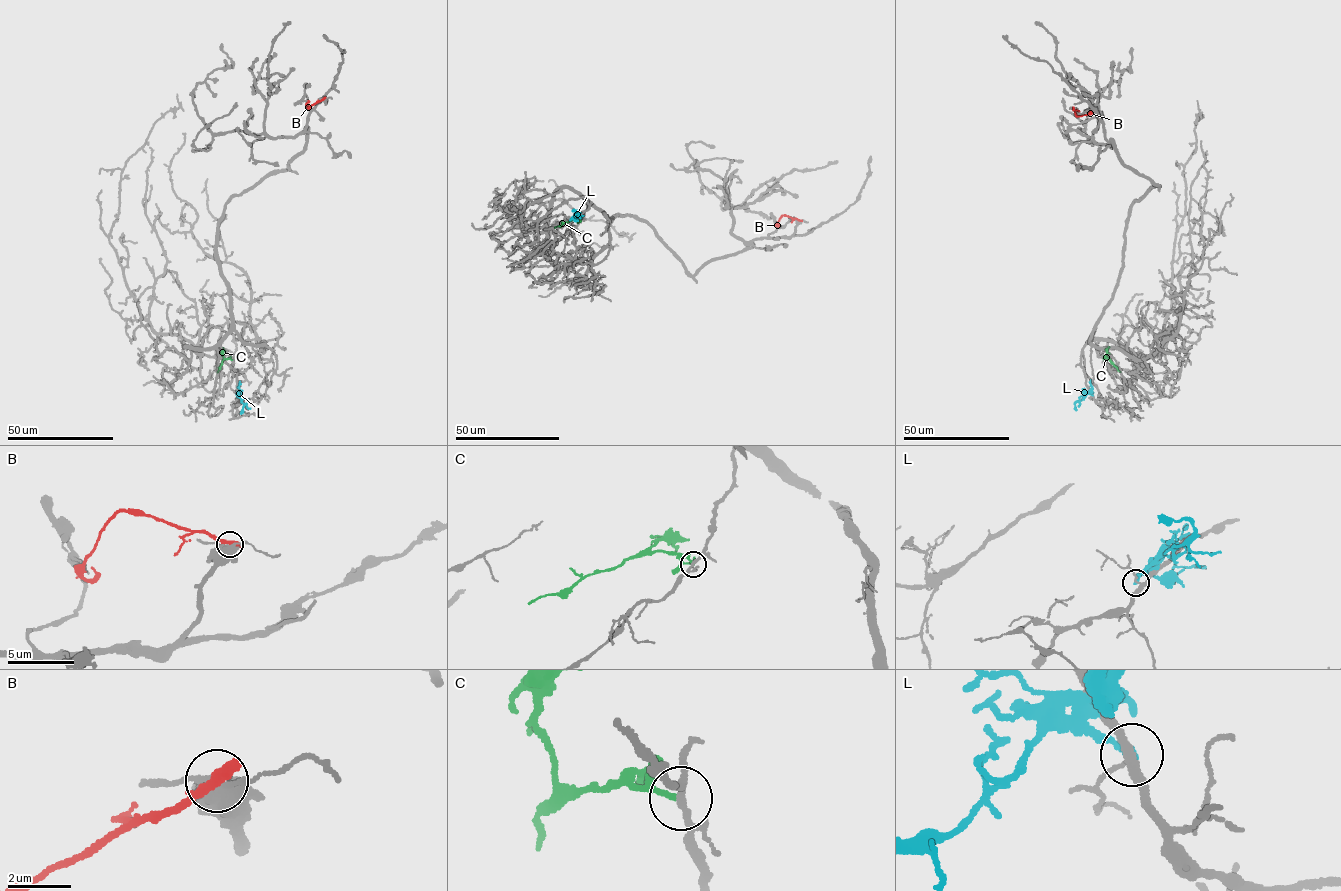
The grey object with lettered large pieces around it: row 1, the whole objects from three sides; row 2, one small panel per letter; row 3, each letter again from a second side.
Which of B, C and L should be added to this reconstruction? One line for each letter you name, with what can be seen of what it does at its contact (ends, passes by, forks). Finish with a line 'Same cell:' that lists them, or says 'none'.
Same cell: none

